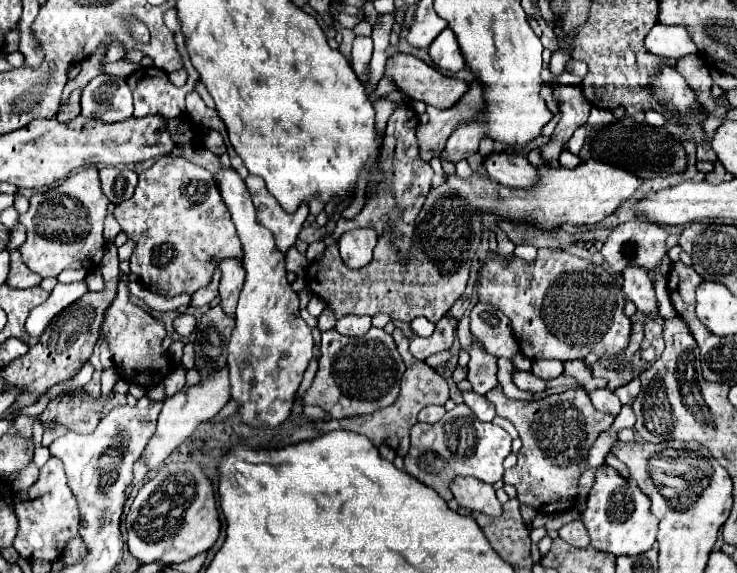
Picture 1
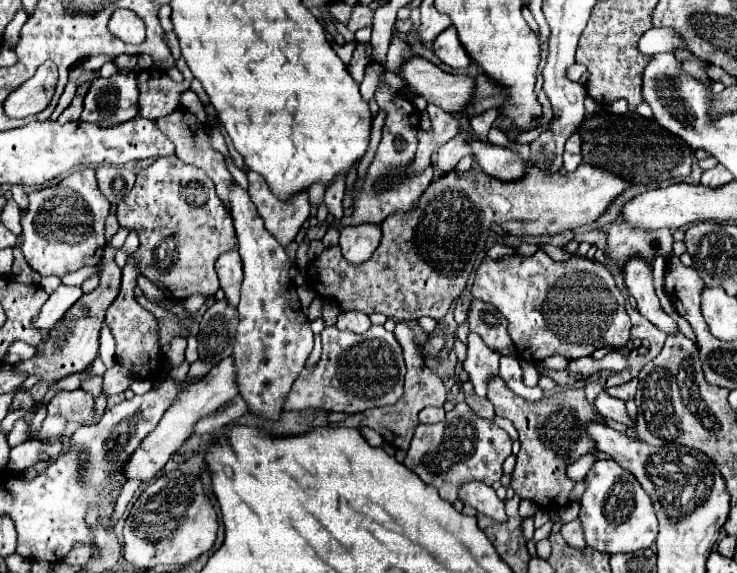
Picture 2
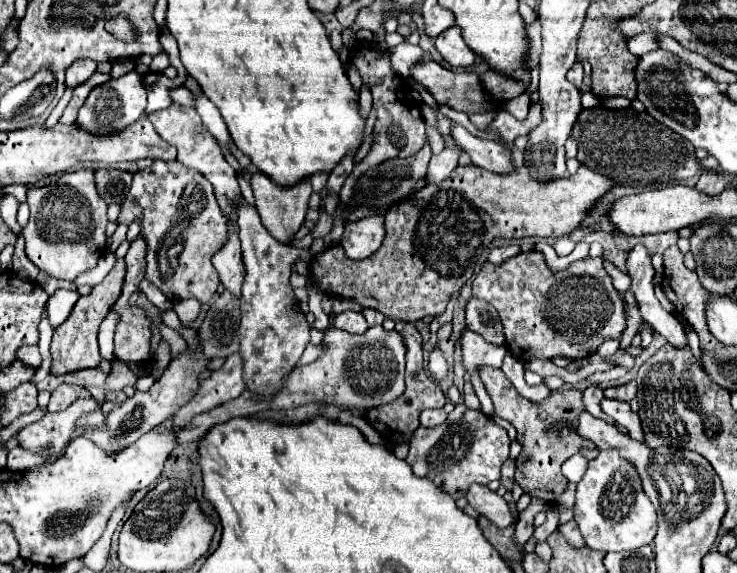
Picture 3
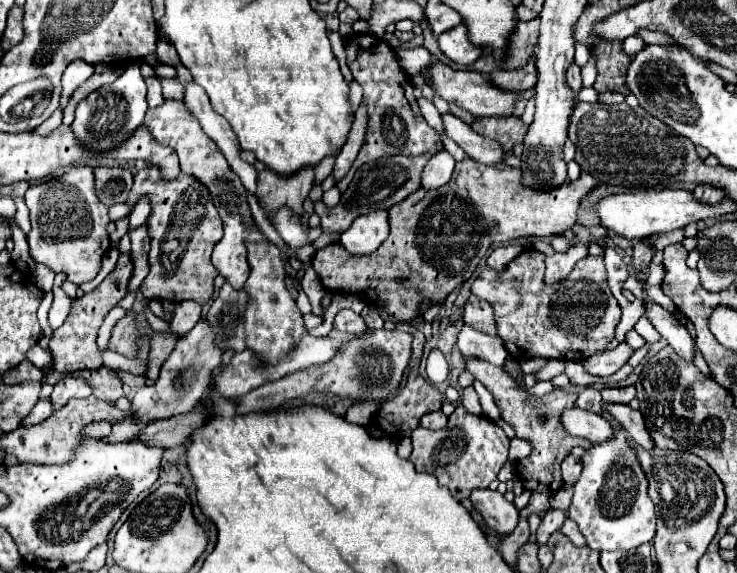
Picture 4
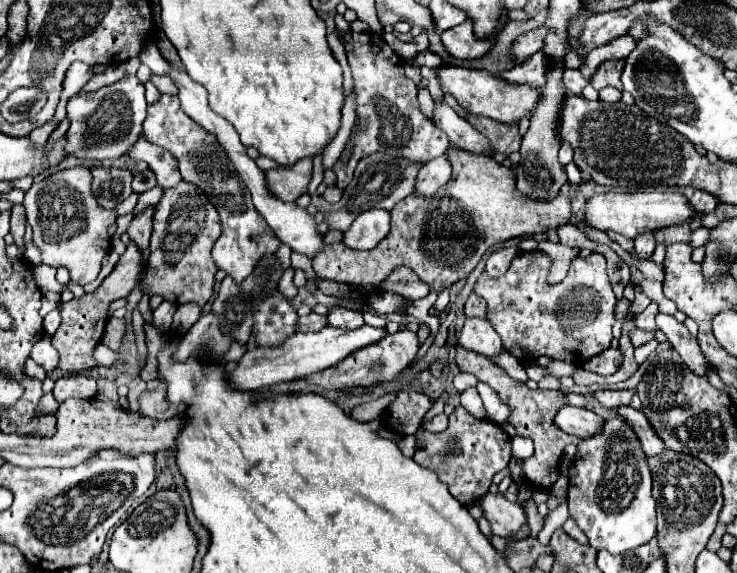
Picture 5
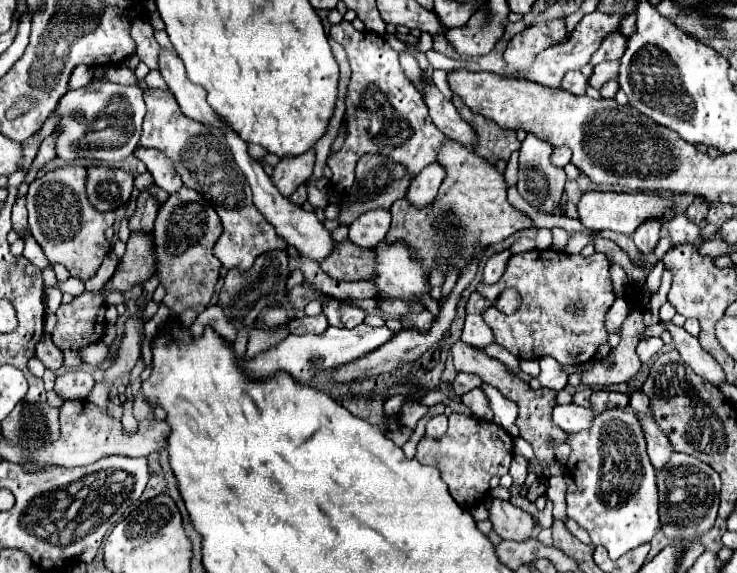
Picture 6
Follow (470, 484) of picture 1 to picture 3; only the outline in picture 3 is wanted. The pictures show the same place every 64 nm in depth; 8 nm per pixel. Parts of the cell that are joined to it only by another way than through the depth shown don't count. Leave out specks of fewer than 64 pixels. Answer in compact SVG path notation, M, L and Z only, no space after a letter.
M472 484L466 492L466 500L474 510L494 522L498 528L506 528L508 524L512 524L512 512L508 508L508 502L492 492L488 486Z

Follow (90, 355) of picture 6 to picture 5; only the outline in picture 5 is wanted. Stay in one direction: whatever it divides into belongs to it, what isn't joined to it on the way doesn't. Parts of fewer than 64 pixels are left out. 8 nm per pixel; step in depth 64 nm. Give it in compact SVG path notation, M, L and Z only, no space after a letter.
M98 344L96 346L96 362L98 362L98 366L116 366L118 364L118 354L112 352L104 344Z

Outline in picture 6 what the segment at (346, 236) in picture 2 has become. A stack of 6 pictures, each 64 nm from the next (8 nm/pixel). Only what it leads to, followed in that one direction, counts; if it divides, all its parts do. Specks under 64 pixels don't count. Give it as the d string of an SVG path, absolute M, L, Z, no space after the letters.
M370 210L350 224L348 240L360 248L374 248L384 240L388 228L390 228L390 212Z

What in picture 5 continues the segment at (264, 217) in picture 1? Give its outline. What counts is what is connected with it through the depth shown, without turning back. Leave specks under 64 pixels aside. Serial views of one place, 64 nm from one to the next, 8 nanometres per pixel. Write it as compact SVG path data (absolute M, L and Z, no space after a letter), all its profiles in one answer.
M304 158L294 166L282 166L266 170L268 192L284 202L296 202L302 194L308 192L308 182L312 178L312 160Z

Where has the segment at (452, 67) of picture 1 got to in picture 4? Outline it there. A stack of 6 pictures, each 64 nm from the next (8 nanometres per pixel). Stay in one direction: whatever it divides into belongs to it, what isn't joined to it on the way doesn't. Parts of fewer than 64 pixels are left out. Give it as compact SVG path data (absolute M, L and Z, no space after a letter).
M464 24L456 26L456 28L450 28L446 32L442 32L438 36L438 44L440 44L440 50L456 64L472 64L476 62L480 56L482 56L482 48L470 44L470 40L466 40L466 28Z

